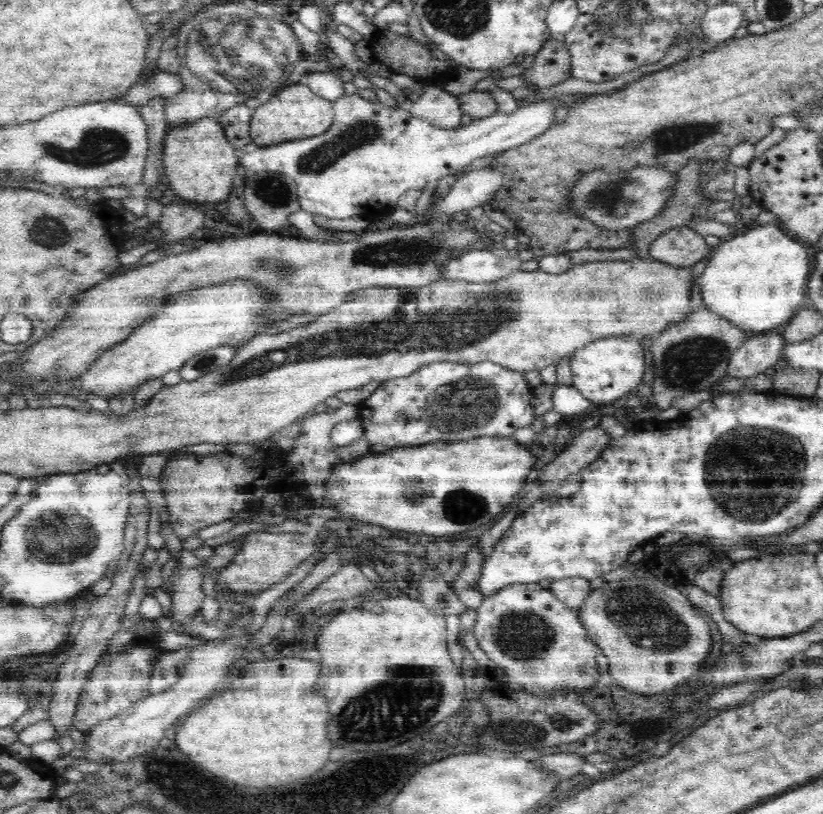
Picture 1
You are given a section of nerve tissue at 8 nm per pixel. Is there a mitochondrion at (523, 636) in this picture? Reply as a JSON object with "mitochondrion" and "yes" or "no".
{"mitochondrion":"yes"}

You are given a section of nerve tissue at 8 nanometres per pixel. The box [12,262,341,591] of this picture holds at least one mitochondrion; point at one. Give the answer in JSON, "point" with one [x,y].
{"point":[63,536]}

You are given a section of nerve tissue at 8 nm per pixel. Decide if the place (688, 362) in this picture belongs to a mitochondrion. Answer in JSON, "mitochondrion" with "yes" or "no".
{"mitochondrion":"yes"}

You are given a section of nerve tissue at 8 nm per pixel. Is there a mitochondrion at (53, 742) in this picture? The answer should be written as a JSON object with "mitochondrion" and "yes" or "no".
{"mitochondrion":"no"}

